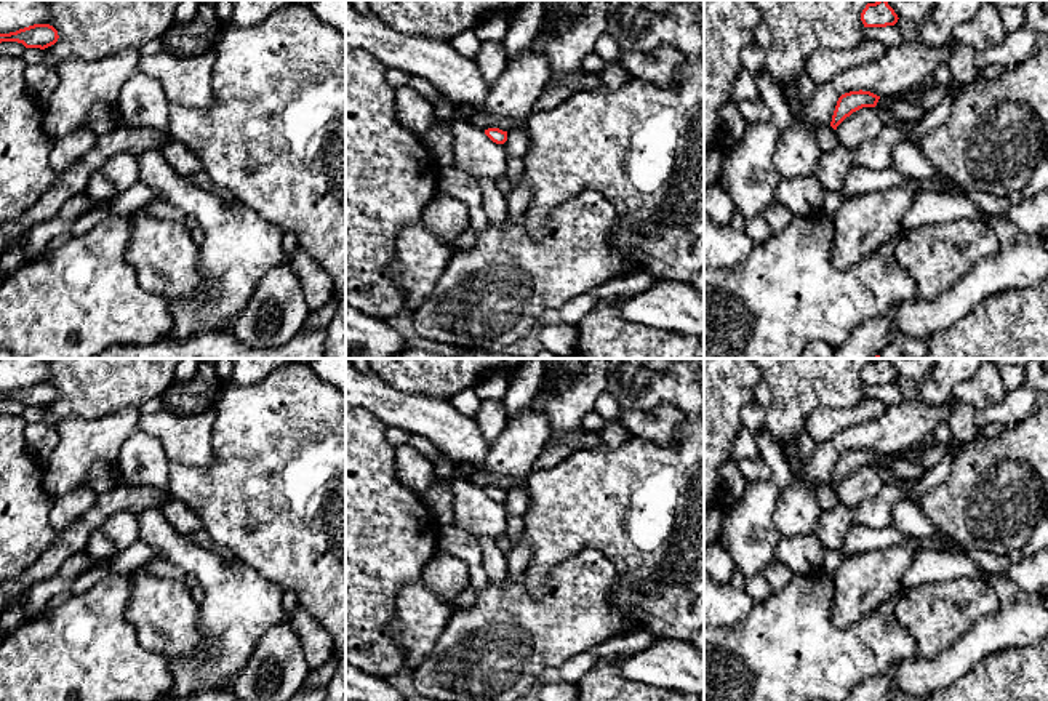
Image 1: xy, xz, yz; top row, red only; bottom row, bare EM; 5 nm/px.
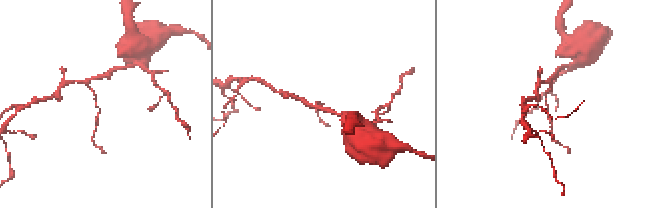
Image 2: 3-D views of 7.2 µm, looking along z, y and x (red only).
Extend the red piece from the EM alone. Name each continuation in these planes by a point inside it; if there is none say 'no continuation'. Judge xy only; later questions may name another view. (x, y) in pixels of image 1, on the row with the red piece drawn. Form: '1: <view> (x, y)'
no continuation

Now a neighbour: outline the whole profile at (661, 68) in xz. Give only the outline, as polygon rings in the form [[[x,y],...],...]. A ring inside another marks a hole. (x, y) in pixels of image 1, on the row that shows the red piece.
[[[662,46],[654,53],[622,51],[618,64],[632,77],[669,86],[677,80],[677,72],[685,56],[672,46]]]

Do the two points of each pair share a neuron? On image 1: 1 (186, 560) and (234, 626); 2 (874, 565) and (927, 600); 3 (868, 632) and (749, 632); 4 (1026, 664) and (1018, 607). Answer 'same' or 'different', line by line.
1: same
2: different
3: same
4: different

